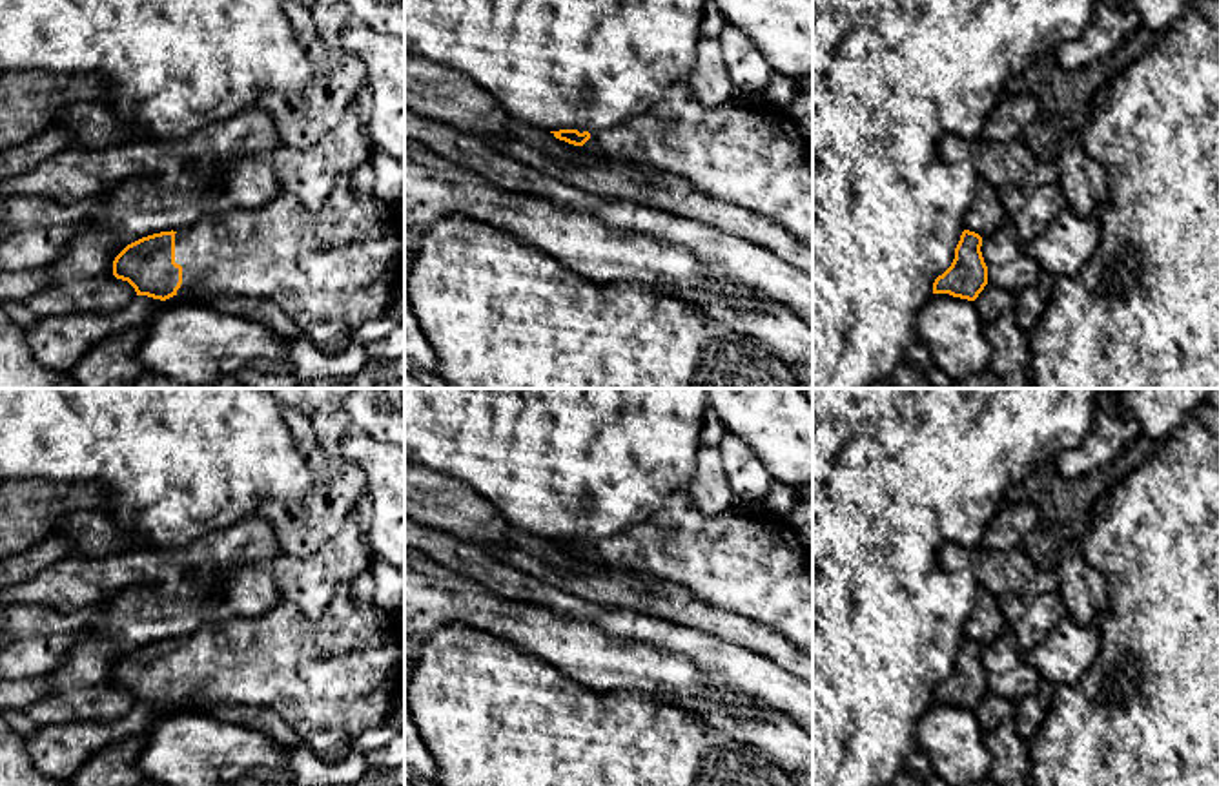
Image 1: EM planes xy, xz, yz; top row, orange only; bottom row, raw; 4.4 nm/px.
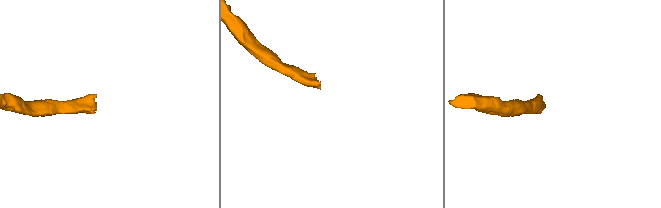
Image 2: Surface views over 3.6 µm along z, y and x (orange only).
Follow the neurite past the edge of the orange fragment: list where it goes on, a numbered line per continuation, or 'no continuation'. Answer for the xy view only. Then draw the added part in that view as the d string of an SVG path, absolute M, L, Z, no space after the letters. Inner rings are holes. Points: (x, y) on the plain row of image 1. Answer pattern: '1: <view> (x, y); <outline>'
1: xy (328, 679); M348 593L337 595L317 620L308 620L292 602L279 602L261 616L213 622L175 642L175 671L182 675L177 704L271 709L317 757L339 762L348 742L386 722L401 695L403 633L397 615L374 604L353 605Z

